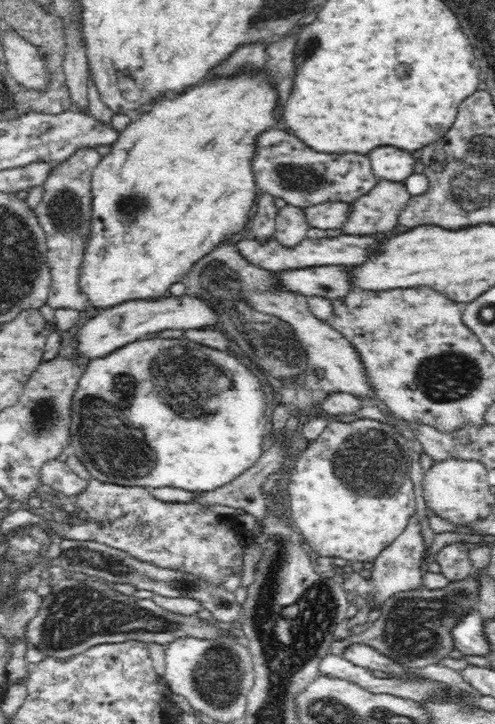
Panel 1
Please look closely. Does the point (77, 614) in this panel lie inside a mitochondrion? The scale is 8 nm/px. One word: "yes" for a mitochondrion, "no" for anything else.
yes

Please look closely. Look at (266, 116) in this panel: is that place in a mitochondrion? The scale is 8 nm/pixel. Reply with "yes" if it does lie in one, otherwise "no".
no

